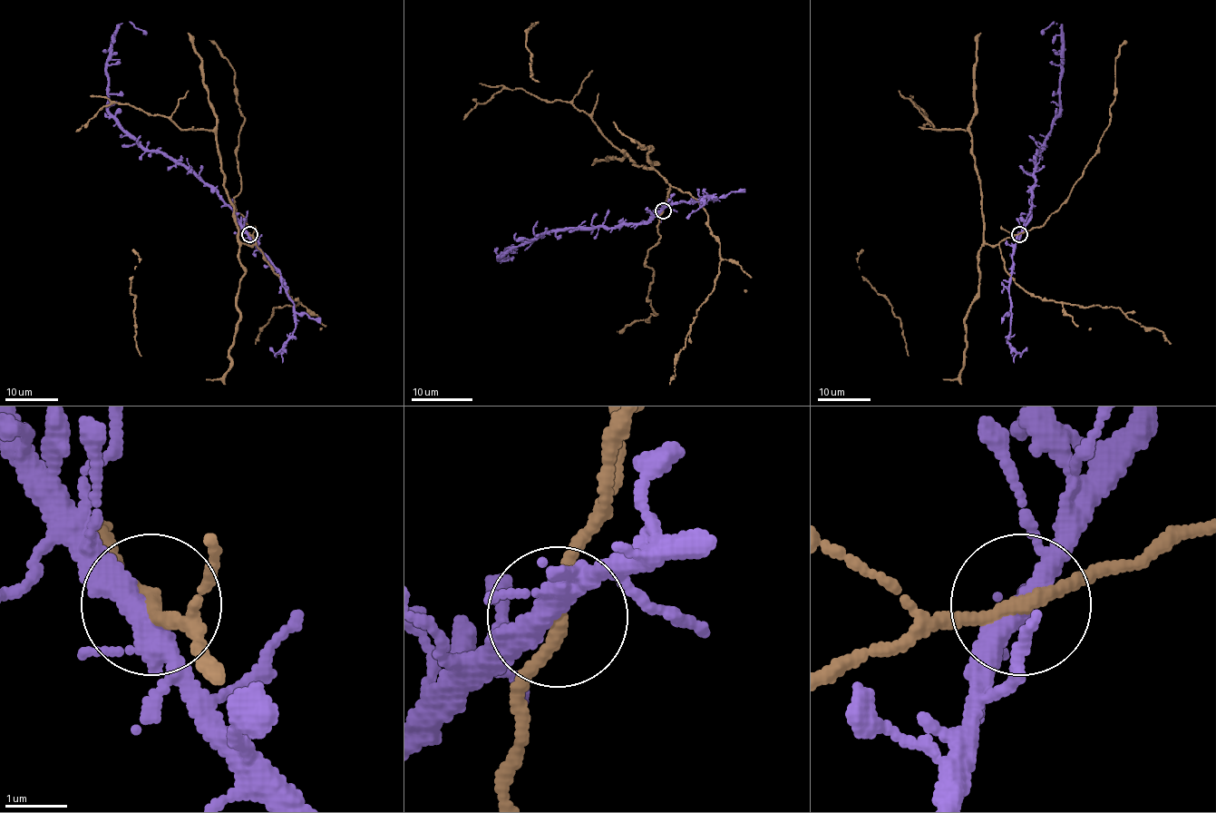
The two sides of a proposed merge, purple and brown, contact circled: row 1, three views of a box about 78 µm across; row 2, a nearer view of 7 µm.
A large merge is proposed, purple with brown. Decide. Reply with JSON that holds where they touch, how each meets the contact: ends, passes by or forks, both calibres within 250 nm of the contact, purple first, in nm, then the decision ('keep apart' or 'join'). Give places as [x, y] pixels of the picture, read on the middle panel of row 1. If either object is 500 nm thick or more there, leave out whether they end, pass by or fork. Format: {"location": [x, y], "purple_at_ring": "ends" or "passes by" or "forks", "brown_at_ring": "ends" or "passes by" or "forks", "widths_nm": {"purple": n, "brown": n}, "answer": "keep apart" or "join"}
{"location": [663, 210], "purple_at_ring": "forks", "brown_at_ring": "passes by", "widths_nm": {"purple": 320, "brown": 200}, "answer": "join"}

